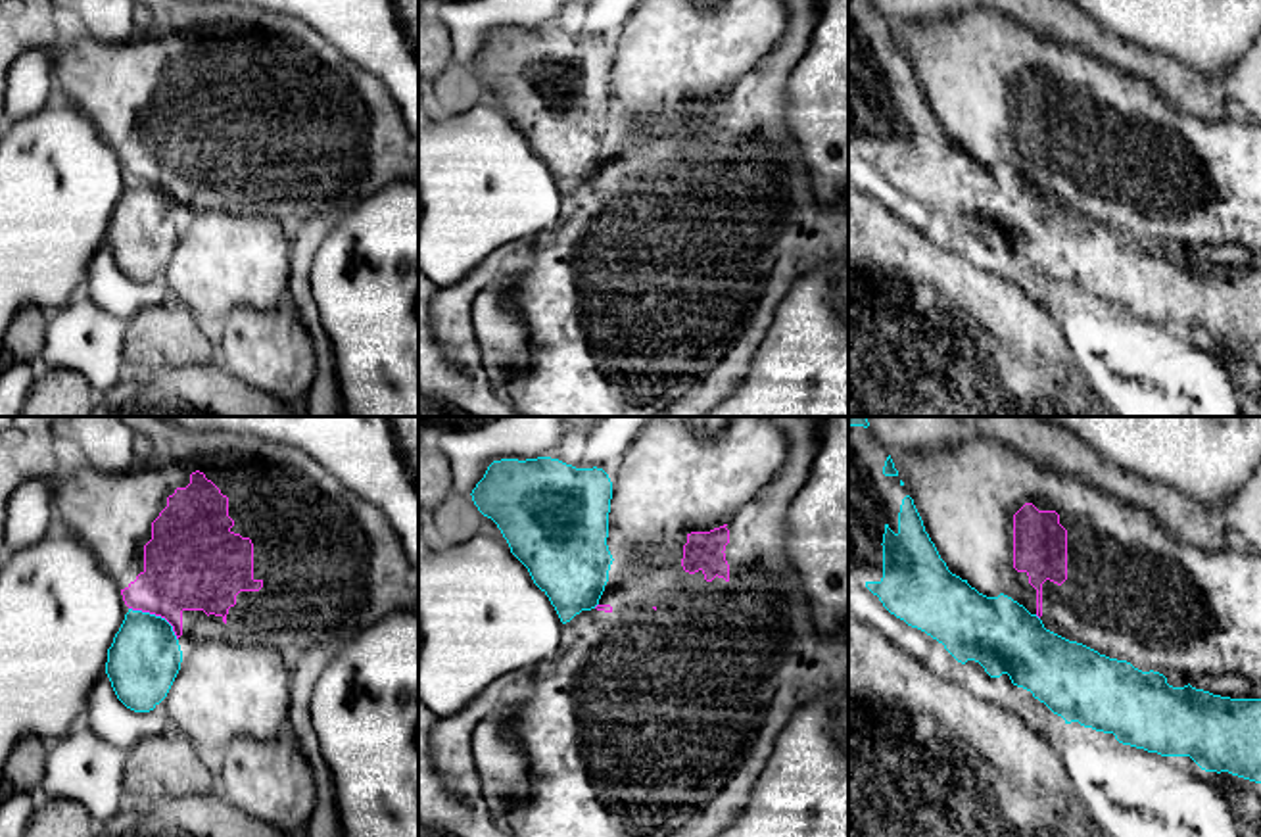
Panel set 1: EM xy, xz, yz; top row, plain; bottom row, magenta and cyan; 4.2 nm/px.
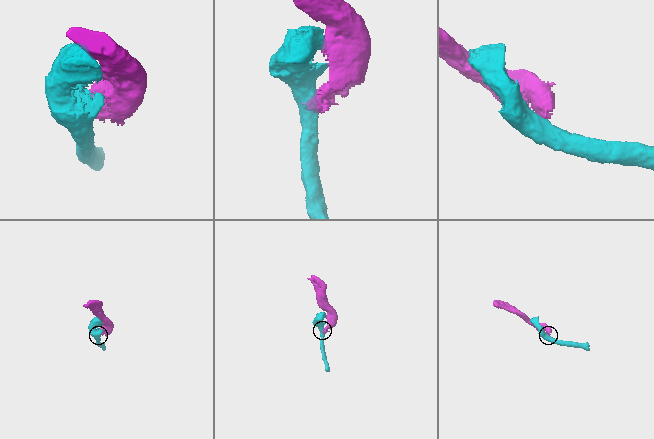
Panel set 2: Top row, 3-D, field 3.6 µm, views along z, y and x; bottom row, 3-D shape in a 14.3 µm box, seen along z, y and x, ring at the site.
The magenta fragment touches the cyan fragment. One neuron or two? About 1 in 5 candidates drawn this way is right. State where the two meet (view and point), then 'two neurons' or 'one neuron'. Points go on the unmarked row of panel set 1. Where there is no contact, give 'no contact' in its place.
contact xy (158, 185); two neurons

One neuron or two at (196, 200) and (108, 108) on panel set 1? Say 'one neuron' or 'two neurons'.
one neuron

